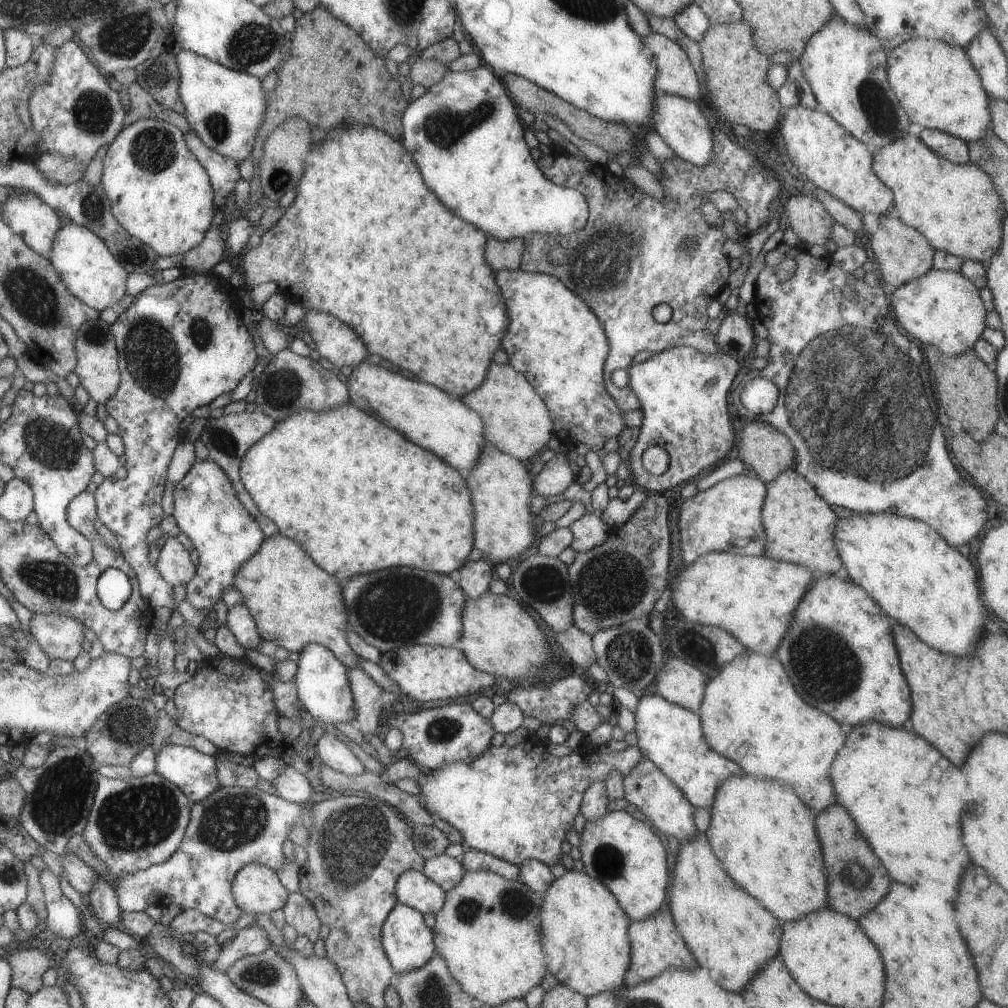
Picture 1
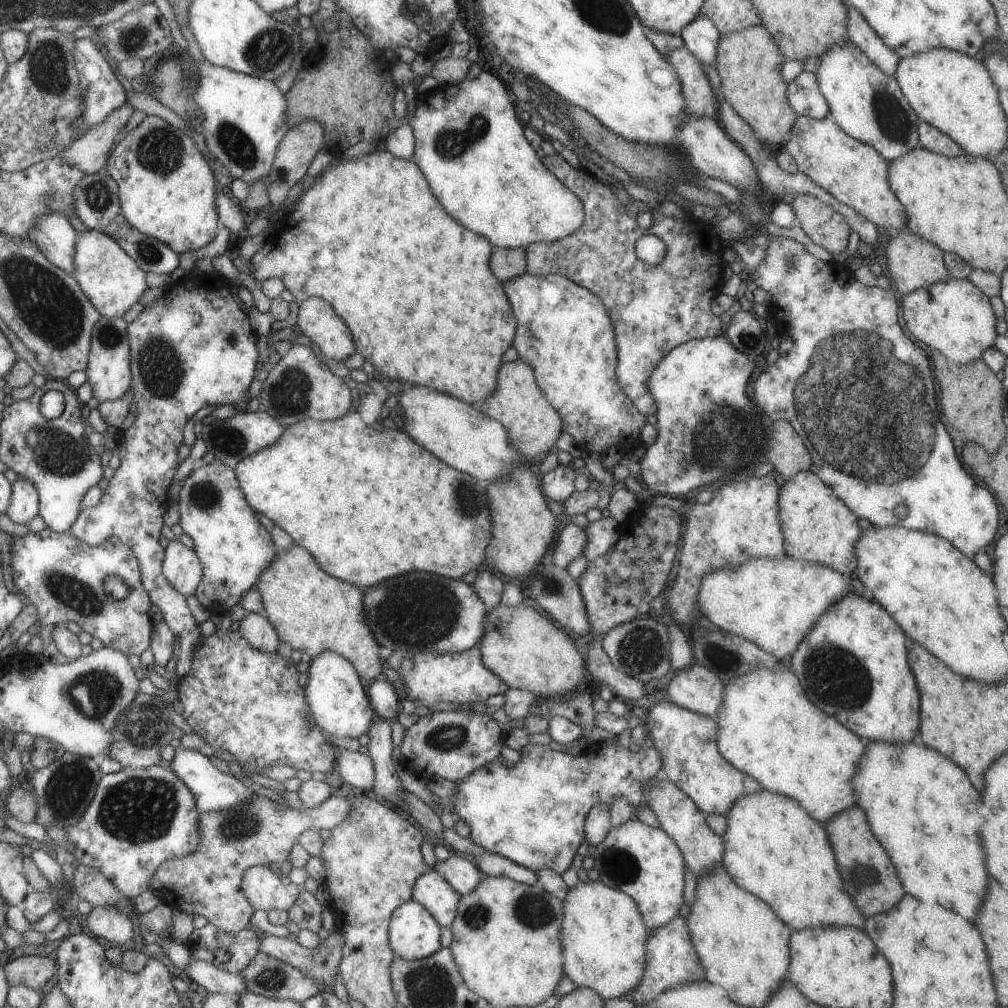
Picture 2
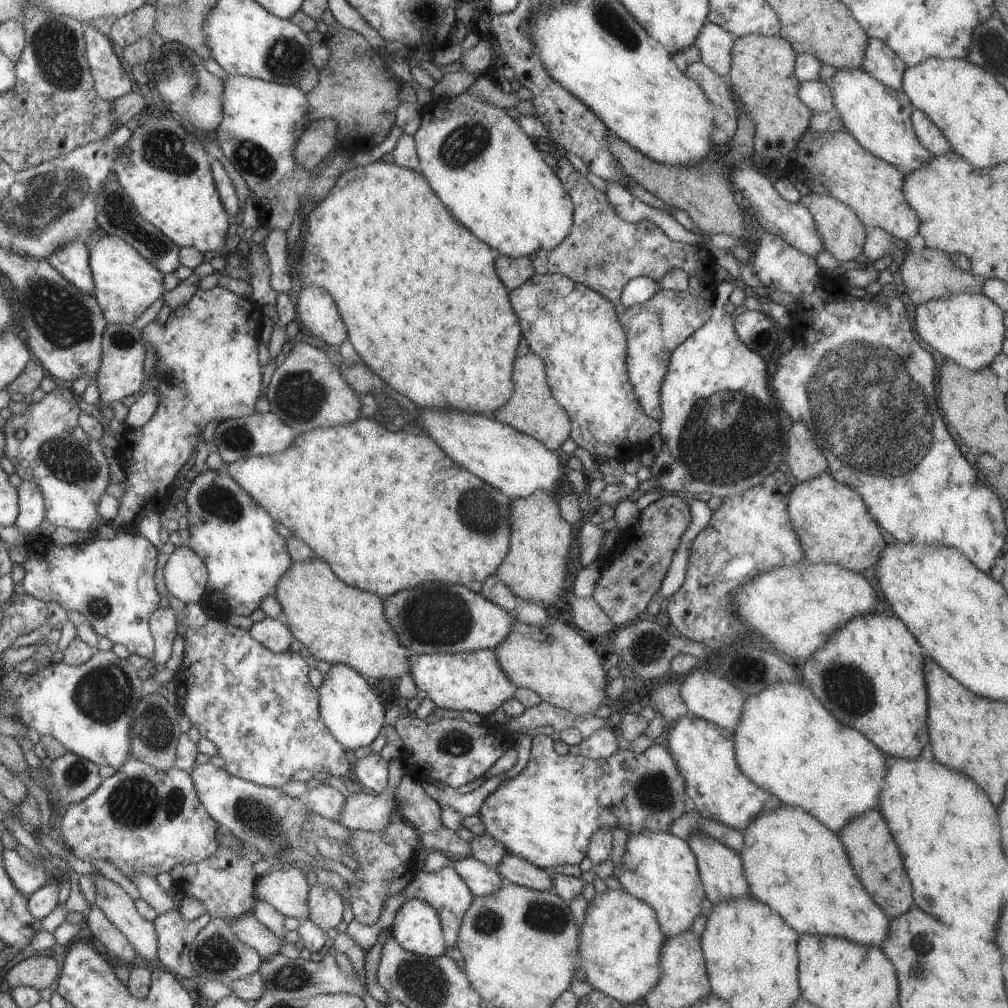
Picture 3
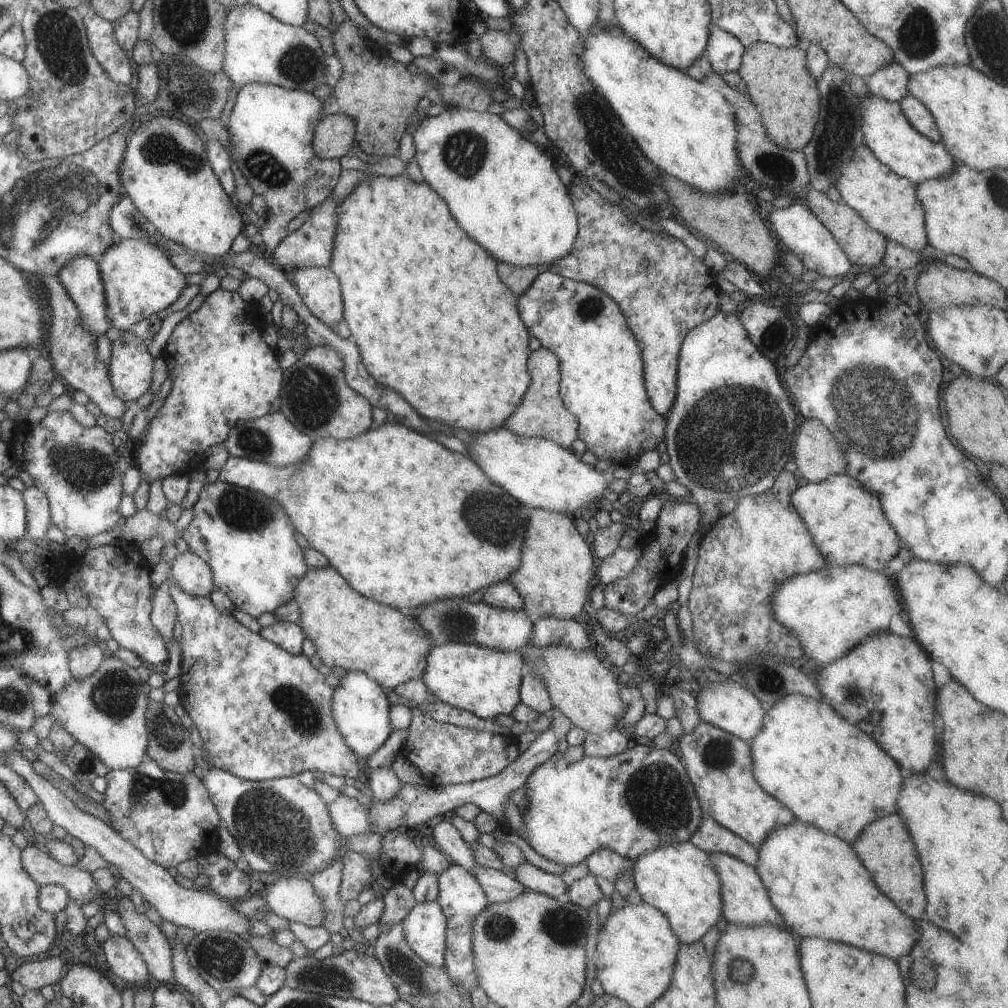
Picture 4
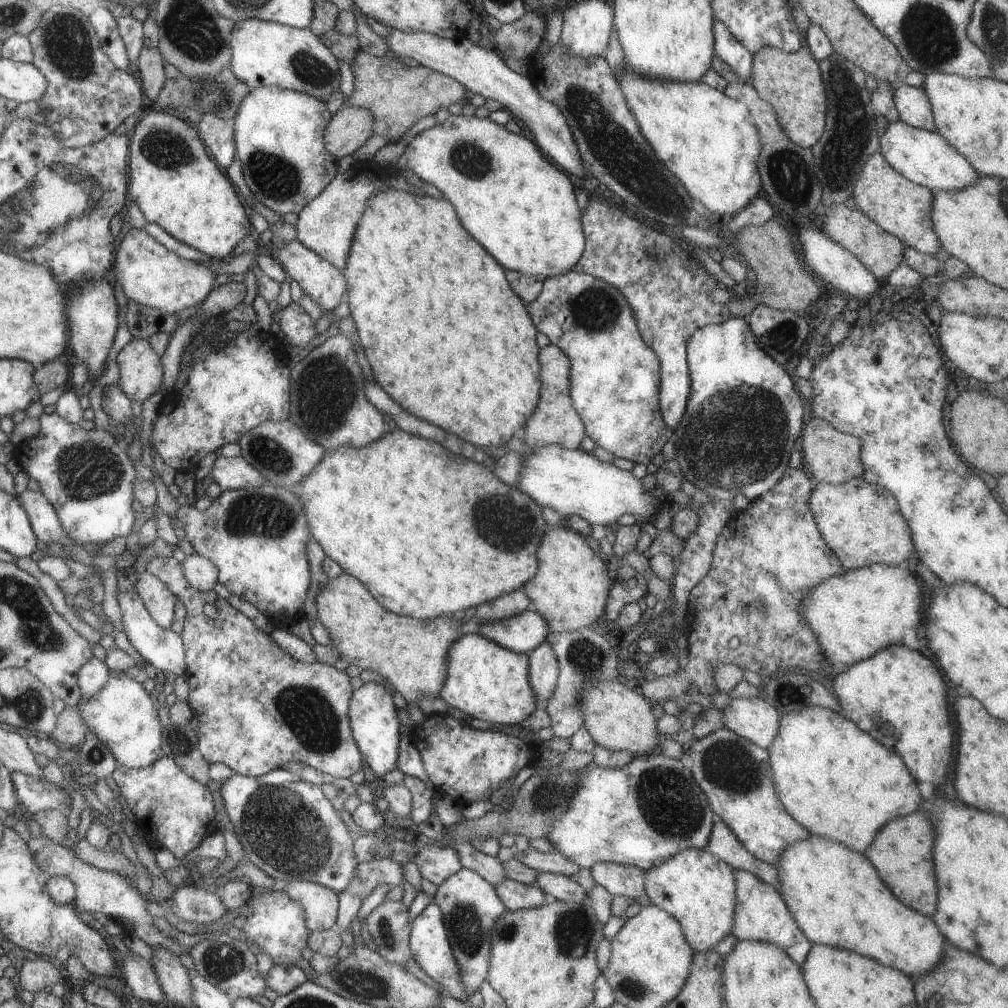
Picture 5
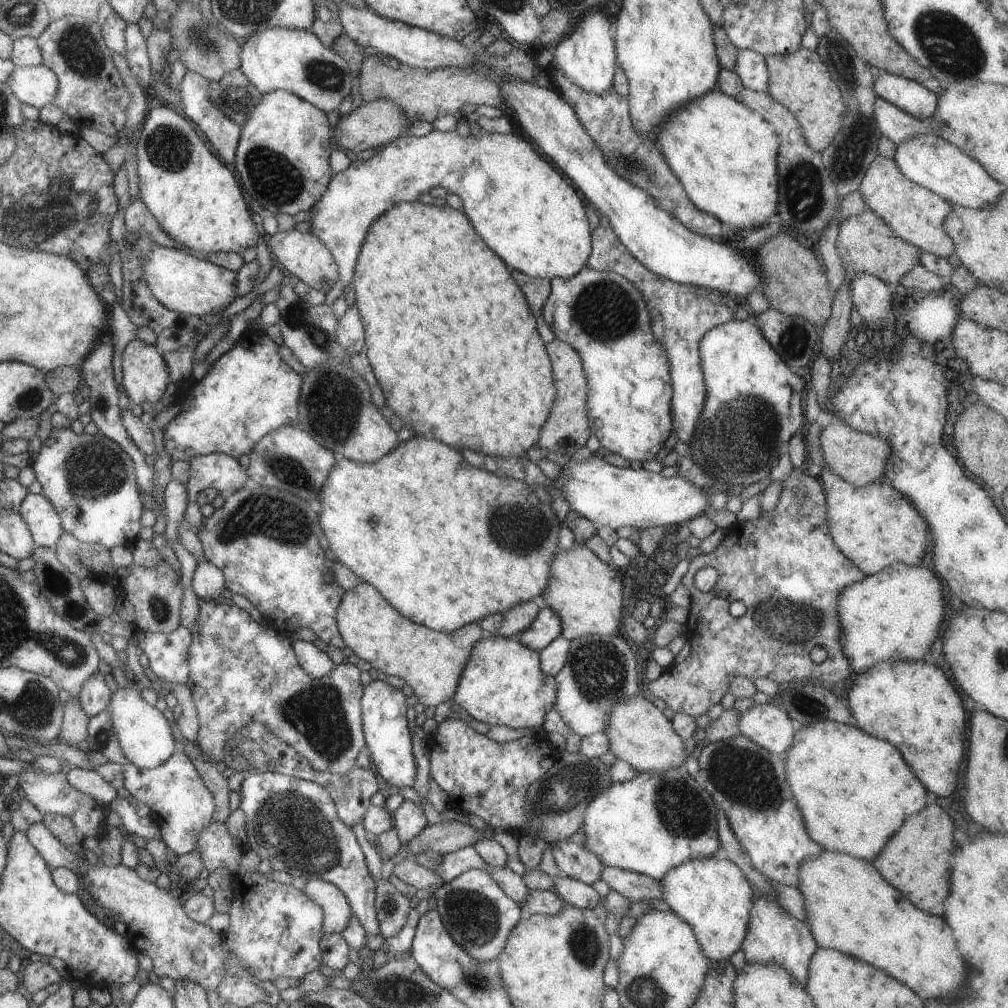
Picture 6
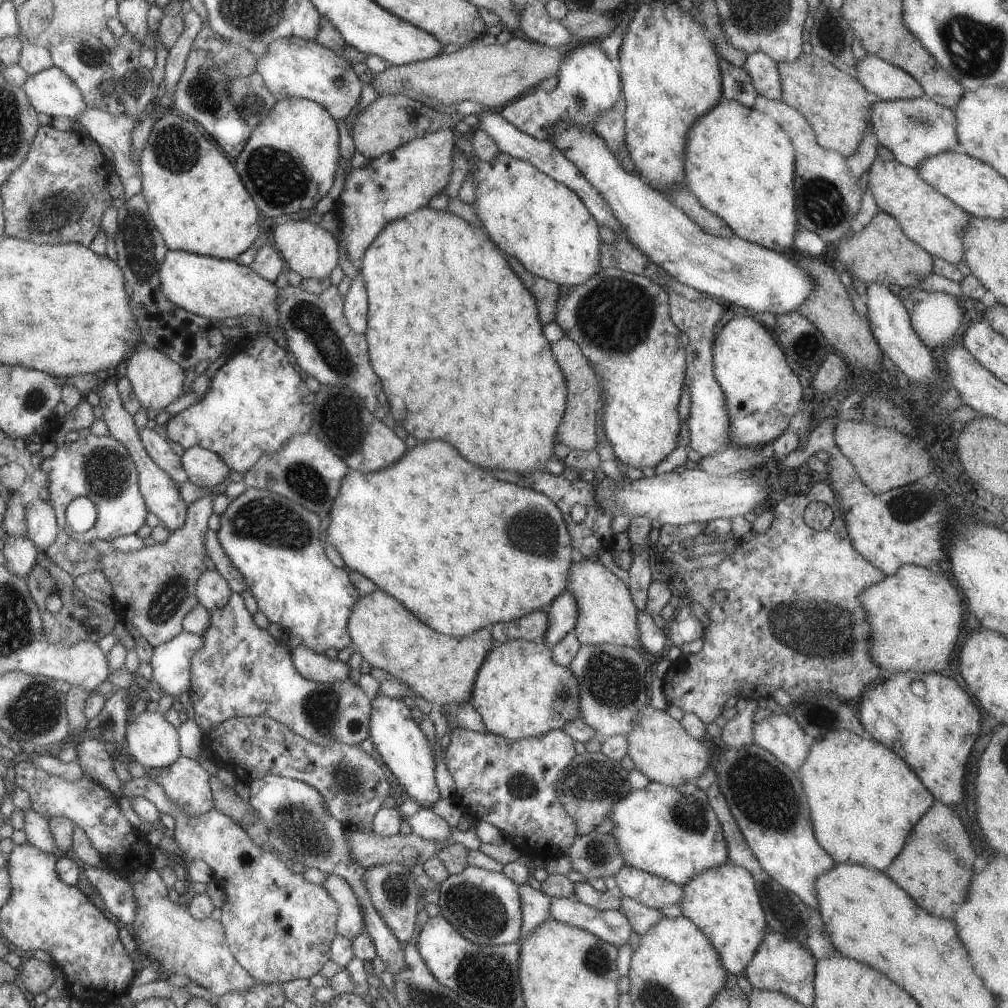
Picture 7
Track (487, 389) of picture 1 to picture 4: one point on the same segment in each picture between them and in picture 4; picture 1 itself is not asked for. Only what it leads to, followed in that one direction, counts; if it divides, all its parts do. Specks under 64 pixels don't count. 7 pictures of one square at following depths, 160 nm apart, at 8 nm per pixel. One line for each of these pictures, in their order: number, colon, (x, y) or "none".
2: (532, 424)
3: (531, 409)
4: (541, 414)

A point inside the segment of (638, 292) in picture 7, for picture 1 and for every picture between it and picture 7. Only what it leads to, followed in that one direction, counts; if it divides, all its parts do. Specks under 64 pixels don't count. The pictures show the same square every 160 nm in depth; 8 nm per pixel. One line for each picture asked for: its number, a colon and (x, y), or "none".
1: (553, 340)
2: (563, 333)
3: (576, 333)
4: (601, 378)
5: (614, 378)
6: (601, 315)

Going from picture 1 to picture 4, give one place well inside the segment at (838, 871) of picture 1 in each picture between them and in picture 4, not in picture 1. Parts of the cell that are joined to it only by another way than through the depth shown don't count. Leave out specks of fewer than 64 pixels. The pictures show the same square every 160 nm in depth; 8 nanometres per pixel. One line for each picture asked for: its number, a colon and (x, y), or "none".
2: (875, 890)
3: (872, 854)
4: (884, 847)

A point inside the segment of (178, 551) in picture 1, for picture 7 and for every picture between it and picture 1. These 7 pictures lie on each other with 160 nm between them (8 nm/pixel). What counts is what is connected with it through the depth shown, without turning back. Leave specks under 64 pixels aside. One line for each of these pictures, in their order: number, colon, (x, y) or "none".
2: (180, 566)
3: (185, 575)
4: (190, 573)
5: (199, 573)
6: (208, 582)
7: (211, 590)

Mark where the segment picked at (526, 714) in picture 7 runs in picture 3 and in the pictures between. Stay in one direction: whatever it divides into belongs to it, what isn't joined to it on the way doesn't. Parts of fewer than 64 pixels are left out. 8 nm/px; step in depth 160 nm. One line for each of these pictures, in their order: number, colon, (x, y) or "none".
3: (473, 681)
4: (485, 682)
5: (484, 680)
6: (502, 683)

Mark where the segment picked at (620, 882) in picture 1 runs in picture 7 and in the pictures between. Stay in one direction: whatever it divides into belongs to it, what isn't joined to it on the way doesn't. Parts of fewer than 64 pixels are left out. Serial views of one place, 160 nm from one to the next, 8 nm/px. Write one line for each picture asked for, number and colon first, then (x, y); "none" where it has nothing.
2: (643, 862)
3: (658, 868)
4: (677, 879)
5: (696, 888)
6: (711, 895)
7: (722, 902)

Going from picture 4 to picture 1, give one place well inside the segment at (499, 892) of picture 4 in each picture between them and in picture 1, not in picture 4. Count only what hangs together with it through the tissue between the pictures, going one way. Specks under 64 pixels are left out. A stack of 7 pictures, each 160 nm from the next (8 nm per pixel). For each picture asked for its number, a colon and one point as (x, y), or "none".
1: (442, 869)
2: (459, 871)
3: (481, 880)

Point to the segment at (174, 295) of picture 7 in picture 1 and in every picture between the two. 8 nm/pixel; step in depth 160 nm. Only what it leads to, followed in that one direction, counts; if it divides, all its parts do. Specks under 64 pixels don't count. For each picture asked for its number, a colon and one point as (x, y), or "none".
1: (84, 264)
2: (112, 282)
3: (124, 283)
4: (138, 280)
5: (149, 275)
6: (183, 284)

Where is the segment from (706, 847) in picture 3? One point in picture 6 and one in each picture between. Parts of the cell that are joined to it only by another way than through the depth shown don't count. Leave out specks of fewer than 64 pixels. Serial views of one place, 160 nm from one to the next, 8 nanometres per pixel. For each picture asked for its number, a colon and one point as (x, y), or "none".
4: (744, 901)
5: (760, 914)
6: (773, 936)

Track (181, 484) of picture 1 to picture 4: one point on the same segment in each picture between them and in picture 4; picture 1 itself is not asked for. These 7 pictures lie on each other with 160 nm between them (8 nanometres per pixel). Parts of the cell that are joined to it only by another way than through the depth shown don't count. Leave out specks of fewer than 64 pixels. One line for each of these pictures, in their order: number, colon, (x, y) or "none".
2: (233, 548)
3: (243, 555)
4: (246, 538)

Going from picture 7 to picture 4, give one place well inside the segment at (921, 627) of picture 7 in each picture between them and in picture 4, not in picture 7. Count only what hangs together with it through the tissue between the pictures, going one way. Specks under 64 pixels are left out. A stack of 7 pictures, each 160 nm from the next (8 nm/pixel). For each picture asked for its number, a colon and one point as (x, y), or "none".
4: (830, 610)
5: (853, 615)
6: (894, 614)

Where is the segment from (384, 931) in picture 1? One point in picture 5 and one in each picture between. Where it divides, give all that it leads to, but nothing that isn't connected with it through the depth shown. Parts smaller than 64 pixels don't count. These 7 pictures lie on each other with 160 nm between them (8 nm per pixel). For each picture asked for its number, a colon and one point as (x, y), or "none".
2: (413, 933)
3: (416, 927)
4: (423, 927)
5: (429, 947)

